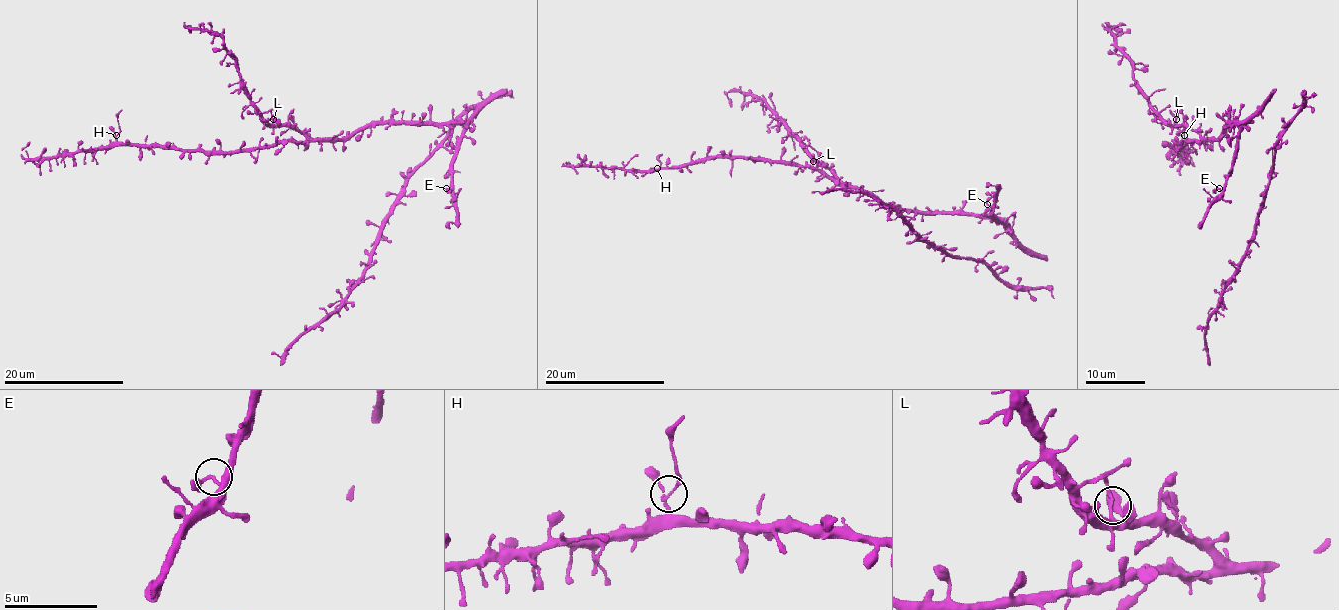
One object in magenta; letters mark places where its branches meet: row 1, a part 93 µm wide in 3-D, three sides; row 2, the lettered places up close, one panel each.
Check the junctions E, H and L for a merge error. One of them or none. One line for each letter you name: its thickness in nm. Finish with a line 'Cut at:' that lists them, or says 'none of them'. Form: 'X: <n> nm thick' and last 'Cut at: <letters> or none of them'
H: 110 nm thick
Cut at: H

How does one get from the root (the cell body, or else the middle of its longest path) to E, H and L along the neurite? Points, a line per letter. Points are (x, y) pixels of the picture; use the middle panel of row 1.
E: (965, 214), (999, 216), (1003, 223), (993, 216), (993, 210), (987, 204)
H: (965, 214), (897, 210), (857, 189), (840, 188), (812, 168), (767, 161), (709, 158), (656, 168)
L: (965, 214), (917, 213), (888, 207), (861, 189), (848, 188), (833, 173), (813, 161)

